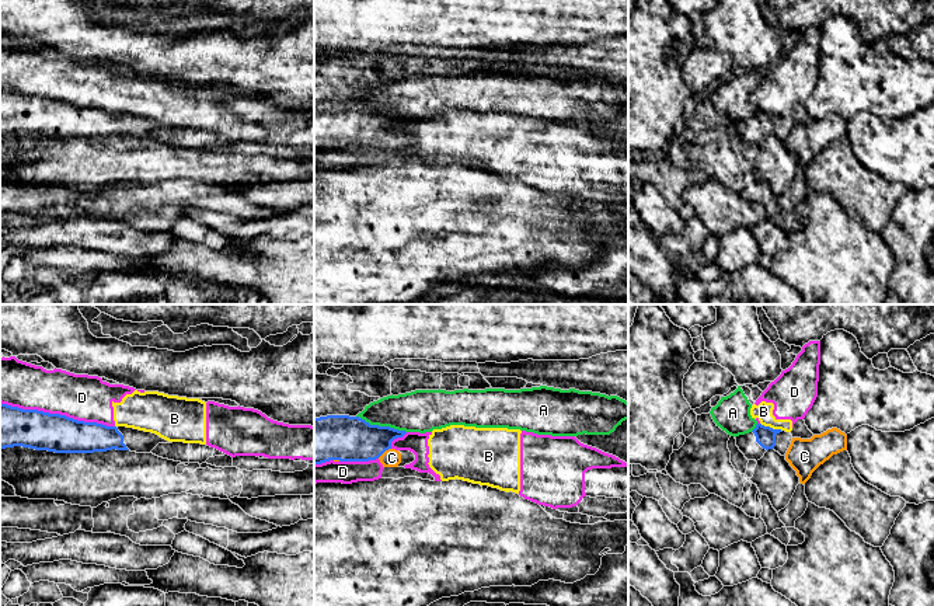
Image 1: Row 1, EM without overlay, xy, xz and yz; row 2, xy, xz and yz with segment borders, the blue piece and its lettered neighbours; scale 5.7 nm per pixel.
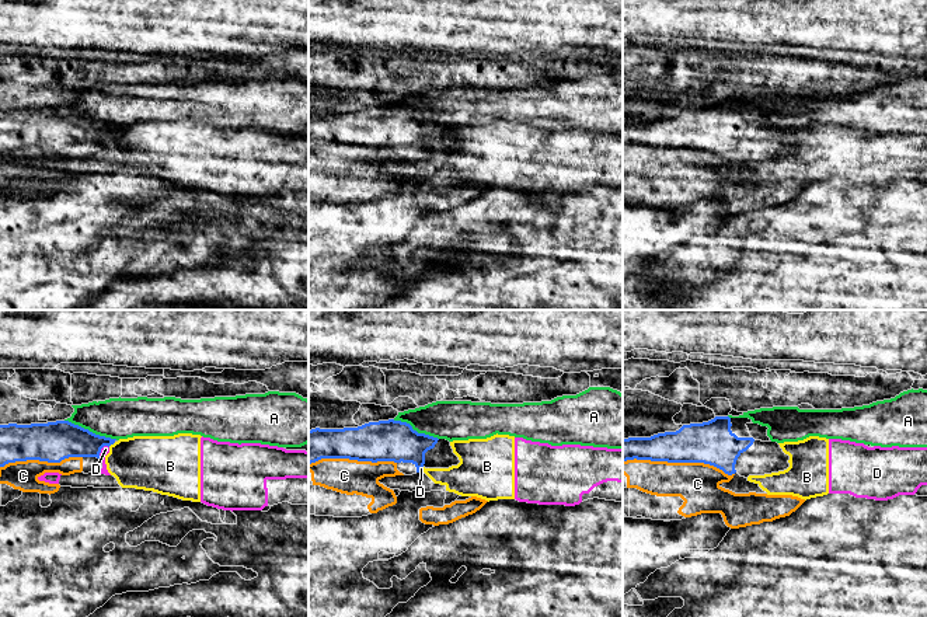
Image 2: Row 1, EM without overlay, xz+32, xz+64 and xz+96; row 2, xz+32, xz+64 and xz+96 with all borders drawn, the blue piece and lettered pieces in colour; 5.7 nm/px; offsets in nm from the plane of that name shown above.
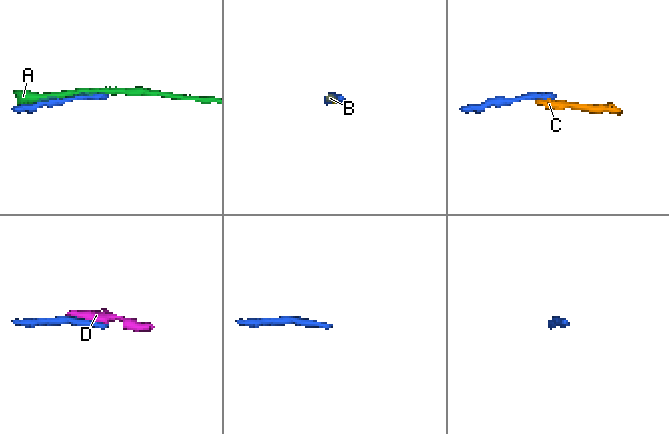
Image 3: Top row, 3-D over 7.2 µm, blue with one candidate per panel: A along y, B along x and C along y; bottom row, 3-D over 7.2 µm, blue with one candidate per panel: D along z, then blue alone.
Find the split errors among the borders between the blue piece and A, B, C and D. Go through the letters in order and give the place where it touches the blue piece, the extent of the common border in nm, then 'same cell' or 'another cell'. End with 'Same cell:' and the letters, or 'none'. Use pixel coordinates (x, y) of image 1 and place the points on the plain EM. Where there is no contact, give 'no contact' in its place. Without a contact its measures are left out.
A: meets blue in xz at (382, 112); contact 300 nm long; another cell
B: meets blue in yz at (772, 114); contact 140 nm long; another cell
C: meets blue in xz at (383, 138); contact 100 nm long; another cell
D: meets blue in xy at (58, 100); contact 650 nm long; another cell
Same cell: none

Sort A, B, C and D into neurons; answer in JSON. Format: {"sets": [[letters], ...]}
{"sets": [["A"], ["B", "D"], ["C"]]}

